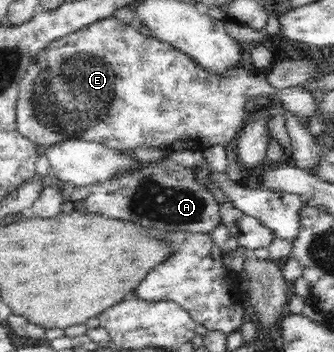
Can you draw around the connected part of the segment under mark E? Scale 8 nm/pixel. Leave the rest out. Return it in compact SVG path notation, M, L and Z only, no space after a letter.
M113 16L107 19L99 20L93 25L74 31L70 35L66 35L62 39L56 39L46 49L38 52L38 55L31 60L25 74L18 82L18 93L16 100L16 127L18 133L25 137L28 141L36 145L45 145L48 147L53 143L61 142L65 139L85 139L94 143L101 143L106 147L124 152L124 150L134 150L137 147L159 147L166 150L174 151L203 151L213 145L224 145L226 143L235 142L240 131L245 125L246 120L250 116L250 112L246 109L247 103L255 104L257 97L268 97L273 103L282 103L282 109L296 112L298 115L310 116L316 111L318 102L300 86L288 87L286 89L276 89L265 80L261 80L250 70L245 68L229 71L226 75L209 75L201 67L186 54L183 54L178 48L175 48L157 38L143 35L140 30L134 29L131 25L121 23Z

